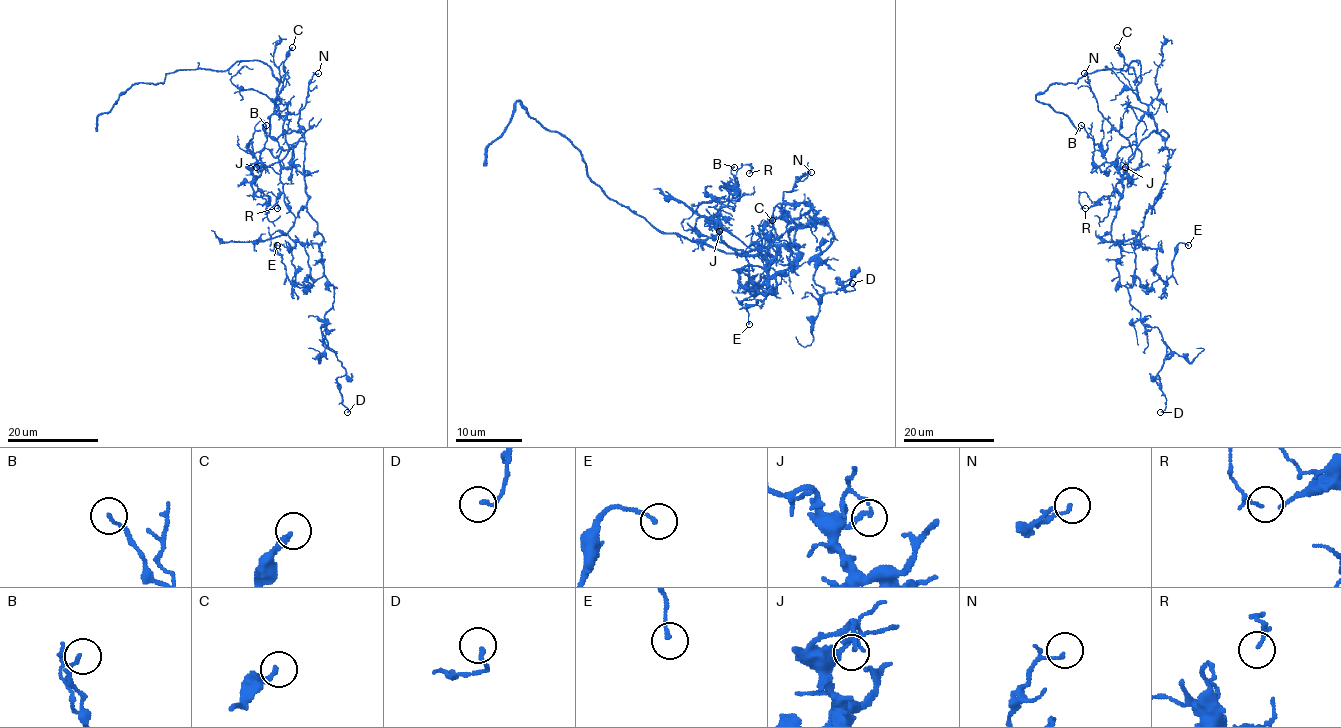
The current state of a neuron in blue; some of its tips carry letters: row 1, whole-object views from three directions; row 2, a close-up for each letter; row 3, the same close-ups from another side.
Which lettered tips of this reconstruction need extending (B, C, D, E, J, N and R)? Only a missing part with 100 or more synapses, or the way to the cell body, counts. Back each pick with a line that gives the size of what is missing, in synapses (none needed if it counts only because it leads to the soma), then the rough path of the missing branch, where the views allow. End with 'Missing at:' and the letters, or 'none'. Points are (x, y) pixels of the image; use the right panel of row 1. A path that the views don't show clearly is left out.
Missing at: none

